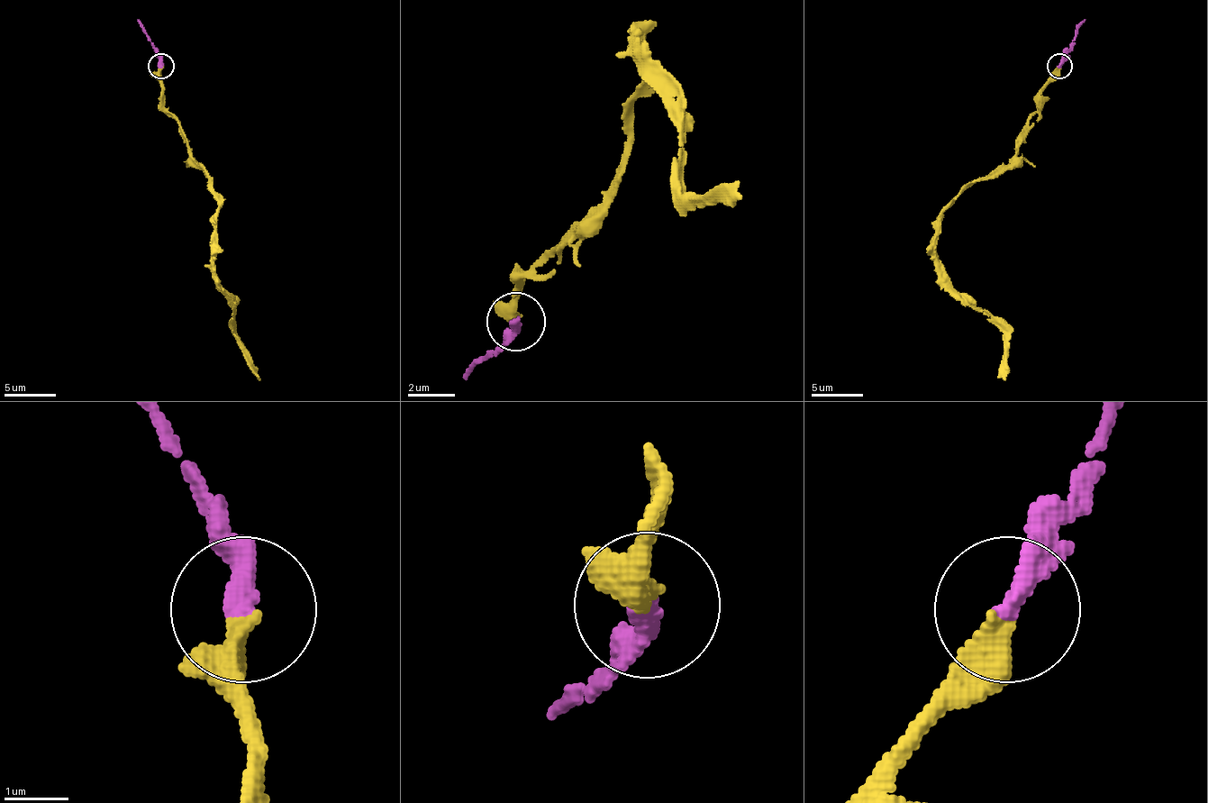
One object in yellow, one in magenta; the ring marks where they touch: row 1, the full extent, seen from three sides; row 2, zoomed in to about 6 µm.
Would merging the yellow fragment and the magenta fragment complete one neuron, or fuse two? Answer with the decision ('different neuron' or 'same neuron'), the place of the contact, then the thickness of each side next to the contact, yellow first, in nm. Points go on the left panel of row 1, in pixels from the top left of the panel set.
same neuron; place (160, 66); calibres 440 and 360 nm

